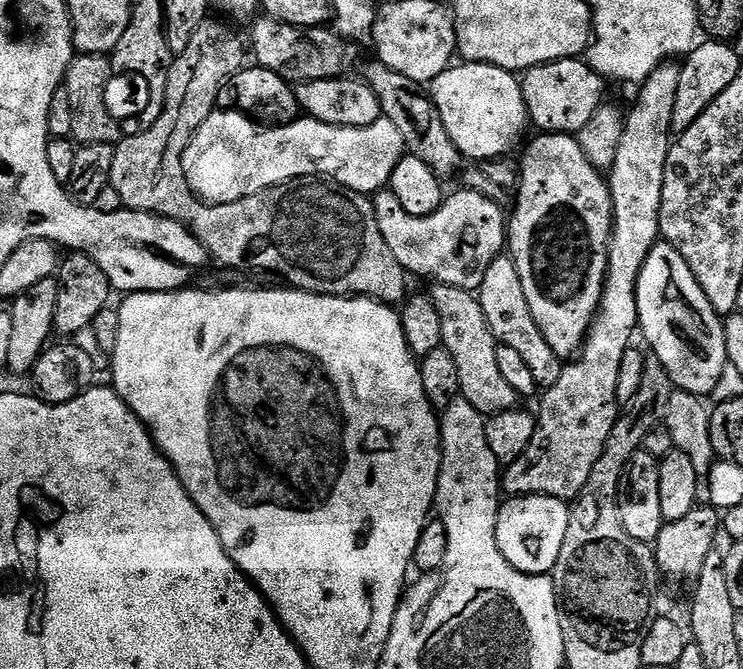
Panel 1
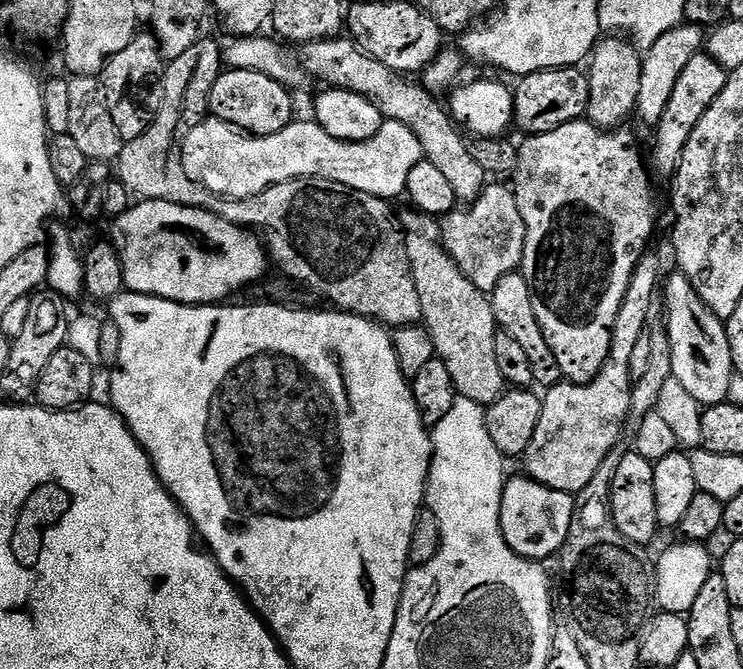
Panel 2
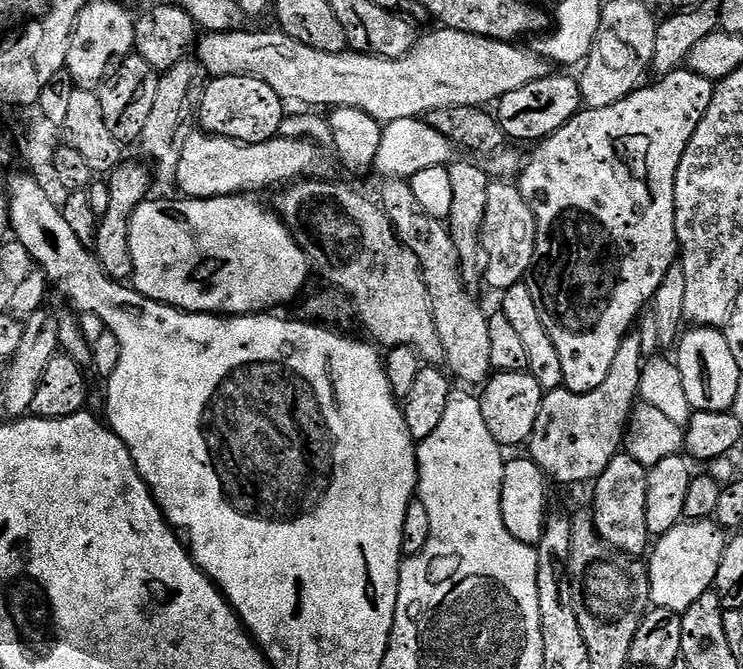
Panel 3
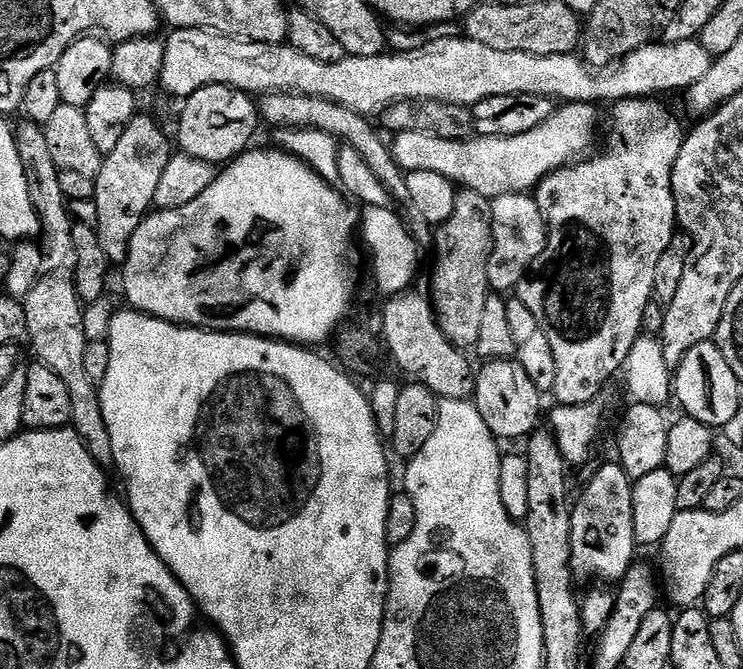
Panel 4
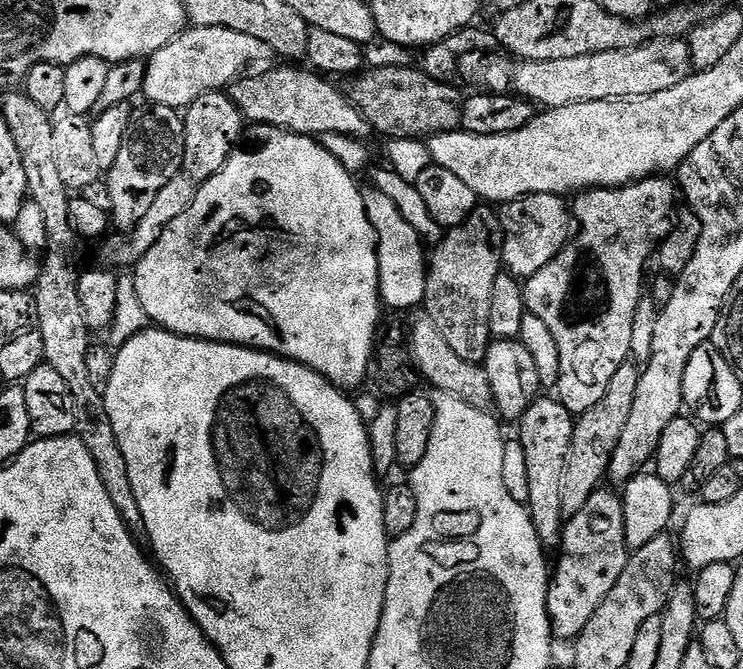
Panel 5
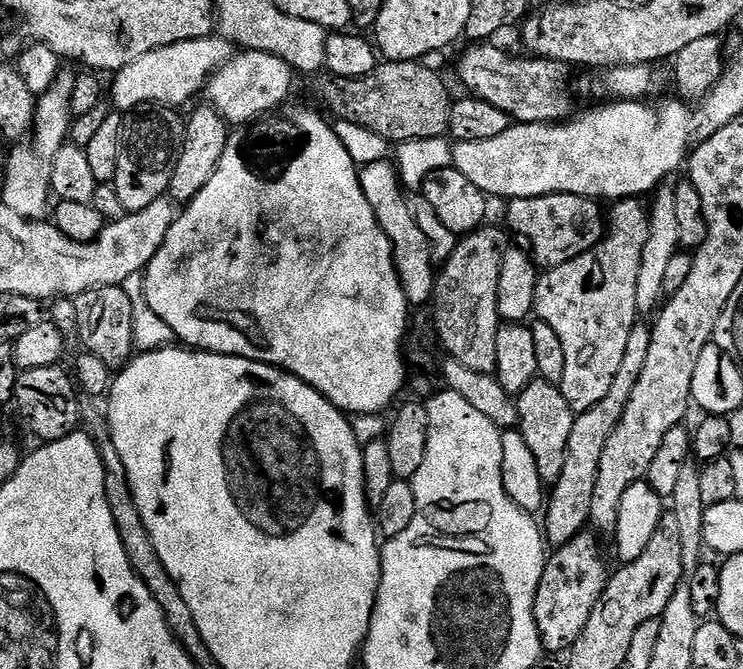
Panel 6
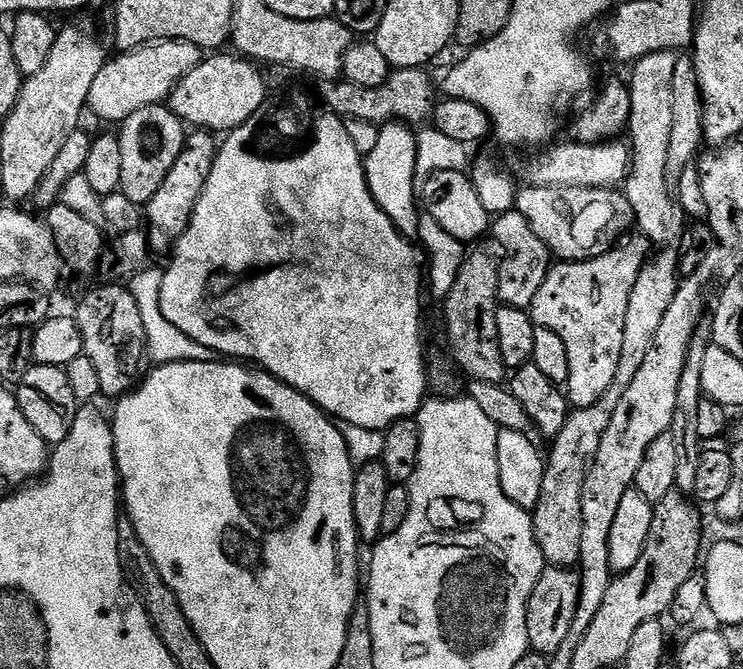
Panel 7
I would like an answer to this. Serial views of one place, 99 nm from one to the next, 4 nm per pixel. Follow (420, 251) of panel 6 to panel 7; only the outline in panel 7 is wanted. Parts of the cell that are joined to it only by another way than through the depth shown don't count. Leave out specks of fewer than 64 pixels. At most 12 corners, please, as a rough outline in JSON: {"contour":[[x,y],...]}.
{"contour":[[387,123],[363,157],[374,202],[418,234],[417,133]]}

